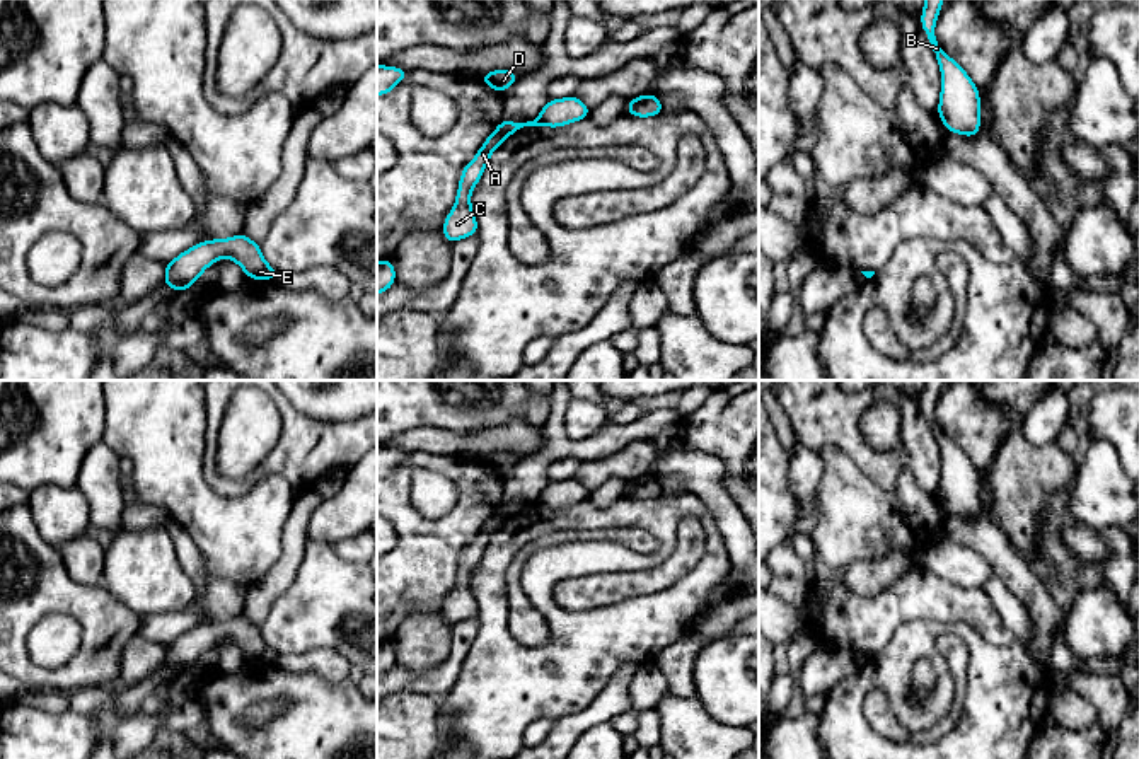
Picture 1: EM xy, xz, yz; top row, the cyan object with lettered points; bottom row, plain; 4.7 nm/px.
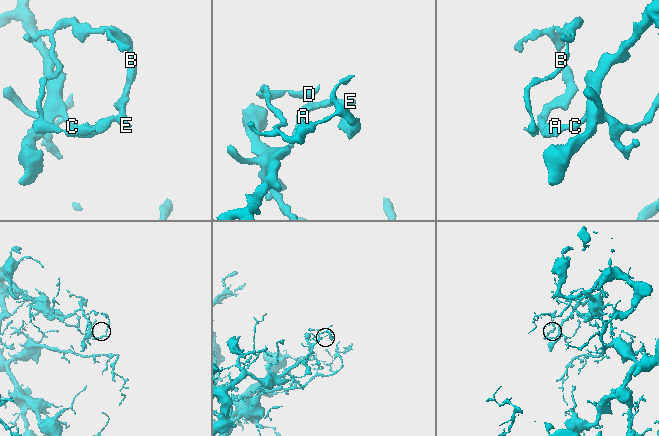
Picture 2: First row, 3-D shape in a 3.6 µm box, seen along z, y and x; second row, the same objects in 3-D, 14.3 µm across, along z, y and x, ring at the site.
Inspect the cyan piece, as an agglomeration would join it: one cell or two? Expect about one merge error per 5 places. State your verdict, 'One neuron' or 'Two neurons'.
One neuron

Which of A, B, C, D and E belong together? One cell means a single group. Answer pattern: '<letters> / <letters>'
A B C D E

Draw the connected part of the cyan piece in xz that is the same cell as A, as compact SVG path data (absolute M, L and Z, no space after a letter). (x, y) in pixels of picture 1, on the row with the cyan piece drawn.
M576 96L564 99L549 99L534 121L517 123L503 119L496 130L486 138L474 159L464 165L460 174L455 205L442 227L443 237L454 244L464 237L477 235L477 220L471 206L471 193L479 183L489 157L510 135L523 126L551 126L559 128L590 116L590 107Z

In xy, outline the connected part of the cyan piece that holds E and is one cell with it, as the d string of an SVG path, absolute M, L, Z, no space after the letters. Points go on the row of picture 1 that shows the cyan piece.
M240 232L230 239L203 240L181 252L165 264L162 283L174 288L177 295L194 285L203 271L220 258L230 258L252 280L276 280L280 275L264 261L261 244L252 242Z

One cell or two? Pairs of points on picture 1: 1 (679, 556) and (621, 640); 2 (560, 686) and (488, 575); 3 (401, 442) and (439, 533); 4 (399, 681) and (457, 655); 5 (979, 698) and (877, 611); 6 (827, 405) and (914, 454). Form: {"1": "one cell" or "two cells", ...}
{"1": "two cells", "2": "one cell", "3": "two cells", "4": "one cell", "5": "two cells", "6": "one cell"}

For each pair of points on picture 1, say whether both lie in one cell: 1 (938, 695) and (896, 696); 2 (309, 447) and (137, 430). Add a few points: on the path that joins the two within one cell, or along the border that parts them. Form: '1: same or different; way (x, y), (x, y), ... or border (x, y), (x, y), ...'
1: same; way (928, 705), (923, 710), (909, 710), (906, 706)
2: different; border (203, 398), (207, 411), (205, 478)

